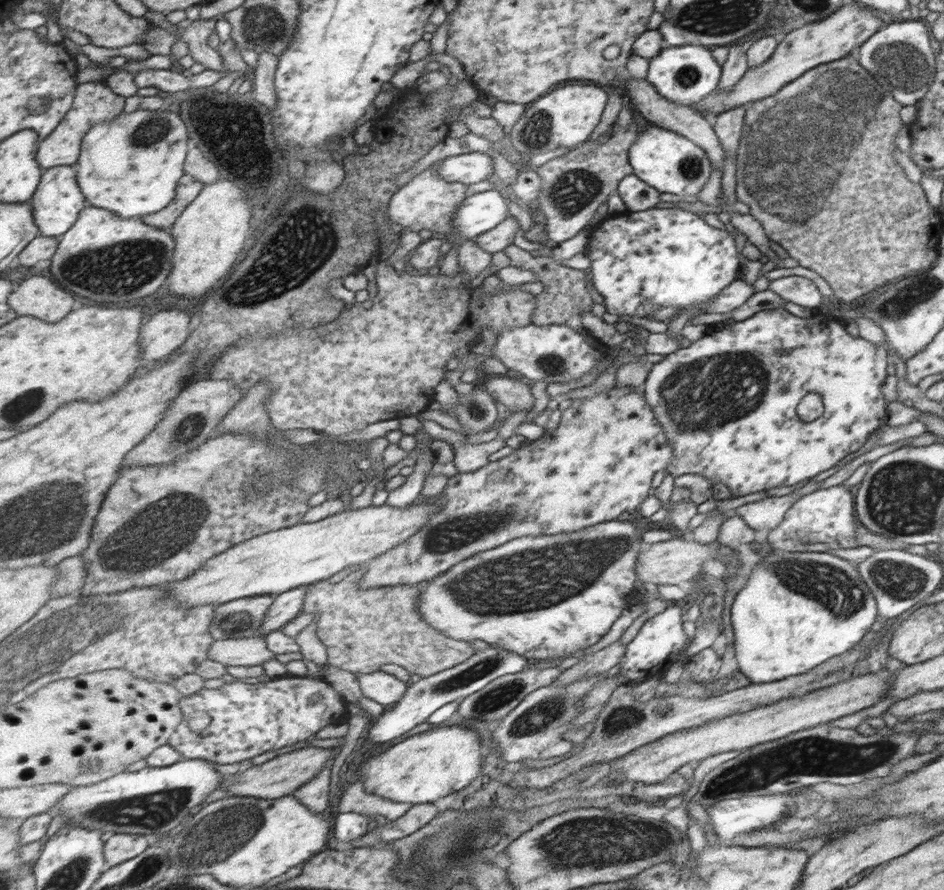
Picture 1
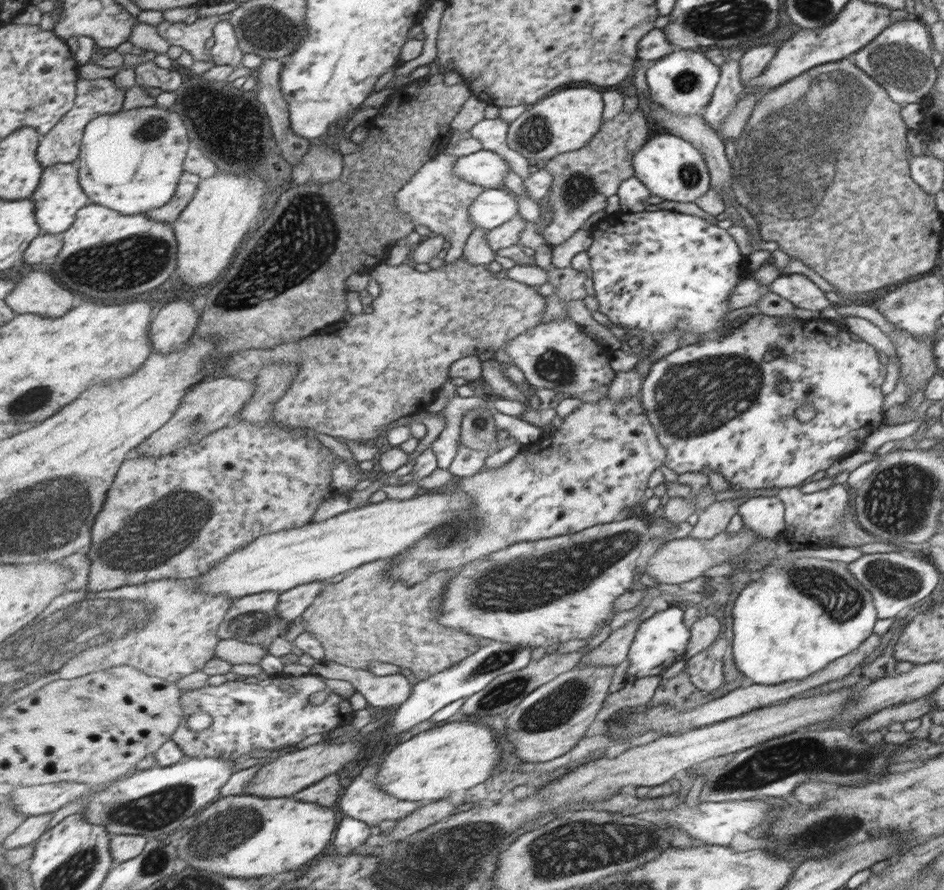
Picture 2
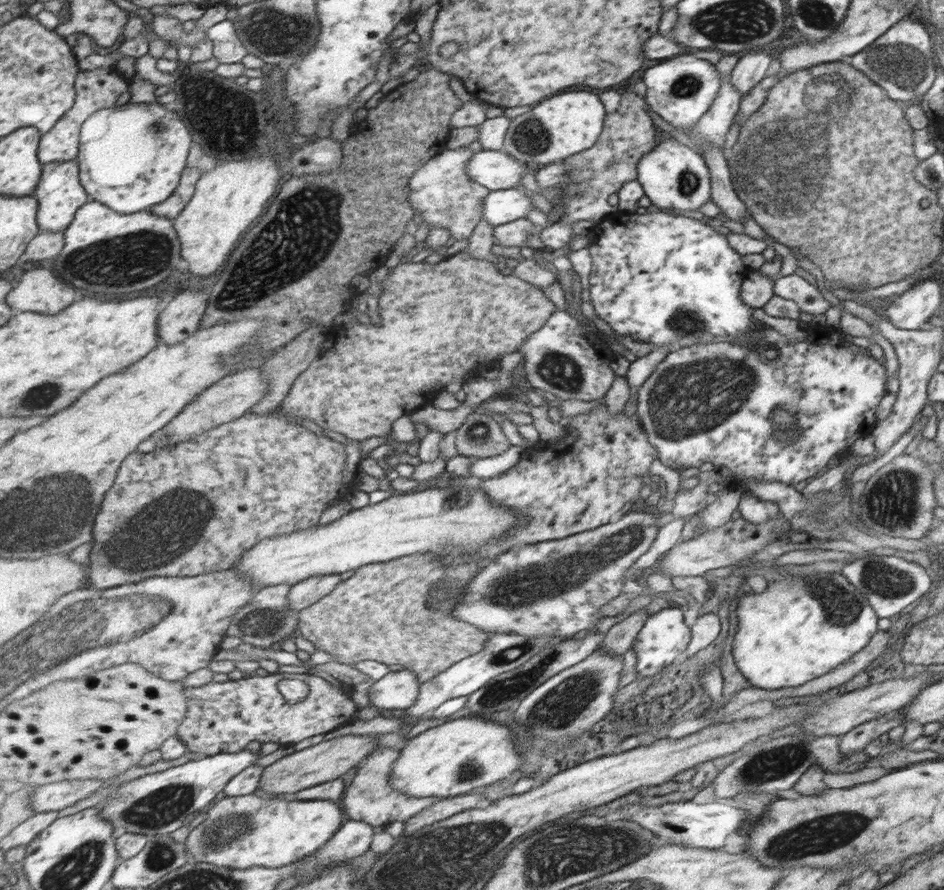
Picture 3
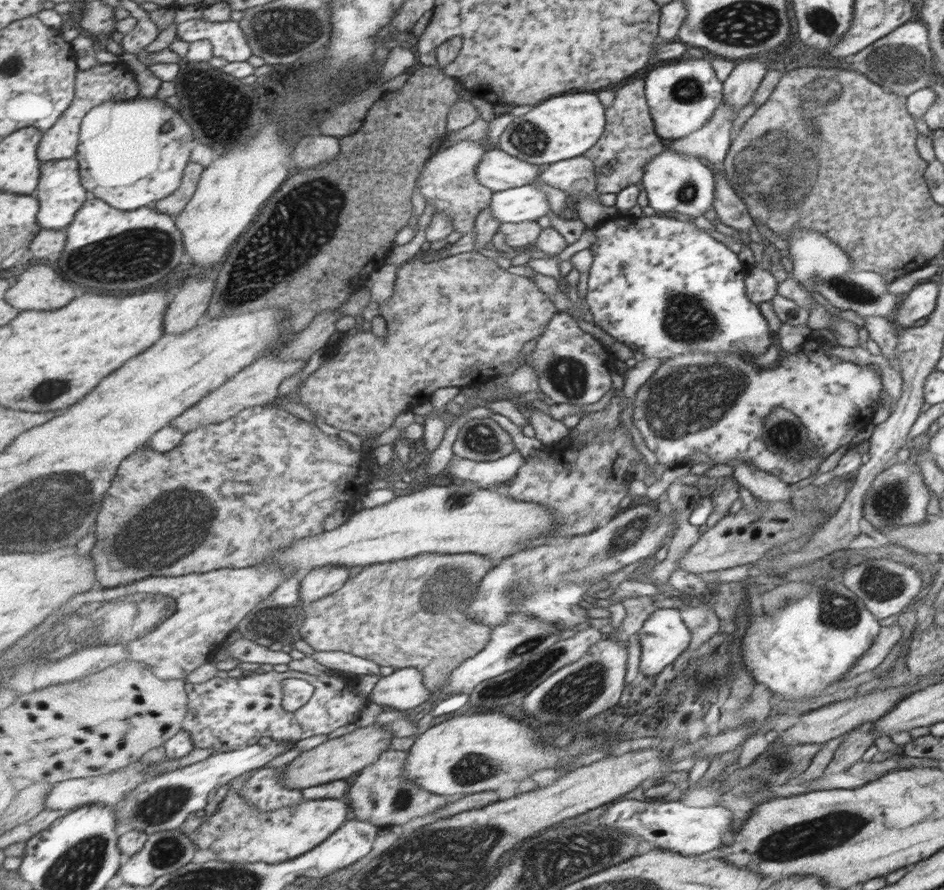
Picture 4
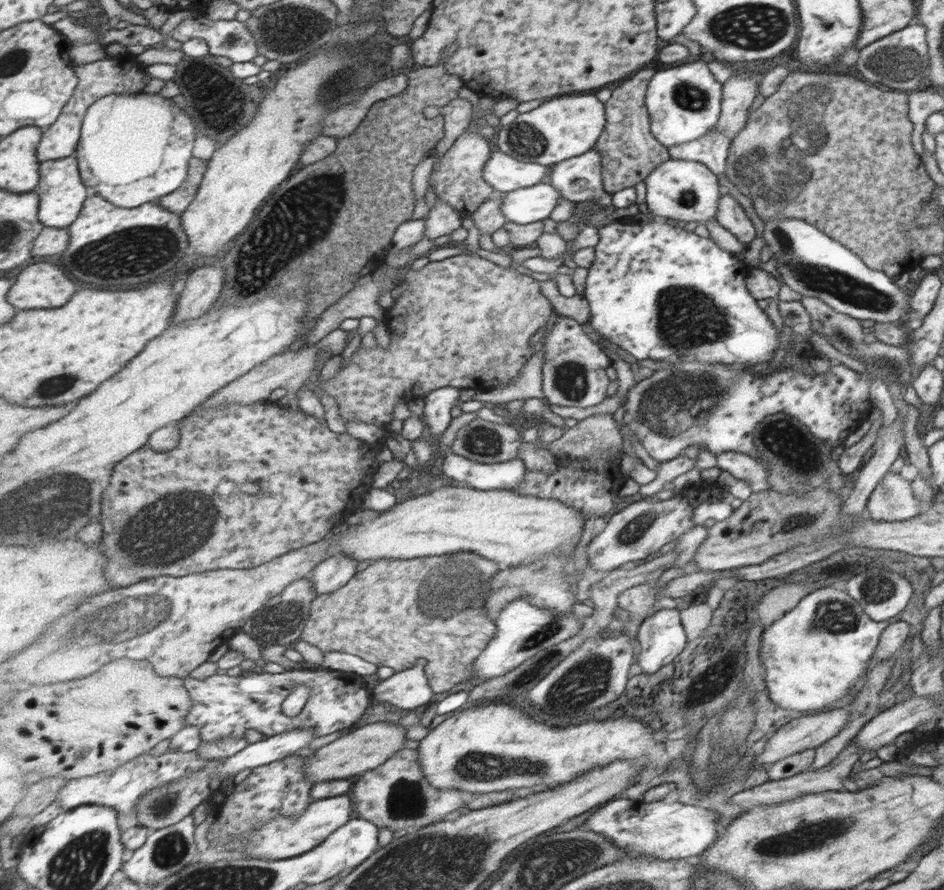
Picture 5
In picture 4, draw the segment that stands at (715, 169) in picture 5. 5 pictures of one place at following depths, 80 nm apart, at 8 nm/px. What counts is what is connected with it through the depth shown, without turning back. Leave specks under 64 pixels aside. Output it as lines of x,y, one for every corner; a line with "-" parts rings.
721,104
699,130
683,138
668,141
666,144
675,152
684,152
695,158
705,158
709,164
720,166
726,162
726,157
730,153
733,116
735,112
732,112
732,108

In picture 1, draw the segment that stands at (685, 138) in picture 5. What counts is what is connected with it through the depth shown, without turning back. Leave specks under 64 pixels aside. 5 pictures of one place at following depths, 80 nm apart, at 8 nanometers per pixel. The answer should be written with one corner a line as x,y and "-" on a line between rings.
699,44
662,48
653,58
648,59
647,83
651,84
661,98
679,106
691,107
710,95
718,84
719,66
710,52
704,45

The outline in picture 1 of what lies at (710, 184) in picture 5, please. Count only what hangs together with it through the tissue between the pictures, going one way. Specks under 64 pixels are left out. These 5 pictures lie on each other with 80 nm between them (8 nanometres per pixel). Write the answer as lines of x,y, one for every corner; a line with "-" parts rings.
660,125
638,132
636,142
629,147
628,160
632,173
645,184
656,188
660,193
675,196
696,196
707,182
711,171
710,160
700,145
693,144
680,133
672,129
661,128

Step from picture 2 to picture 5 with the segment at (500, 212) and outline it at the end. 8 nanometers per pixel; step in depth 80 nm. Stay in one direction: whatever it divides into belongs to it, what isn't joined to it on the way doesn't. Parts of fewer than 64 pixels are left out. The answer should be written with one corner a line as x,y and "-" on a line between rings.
548,181
505,193
503,198
502,209
508,222
519,225
550,218
558,205
564,202
562,192

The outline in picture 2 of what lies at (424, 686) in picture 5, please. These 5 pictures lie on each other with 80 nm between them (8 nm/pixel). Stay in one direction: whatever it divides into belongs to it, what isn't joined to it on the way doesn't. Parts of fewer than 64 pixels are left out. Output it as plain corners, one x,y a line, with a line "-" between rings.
327,660
314,664
311,674
325,679
350,681
355,690
367,700
368,707
372,710
400,707
411,698
415,687
405,674
379,676
370,671

